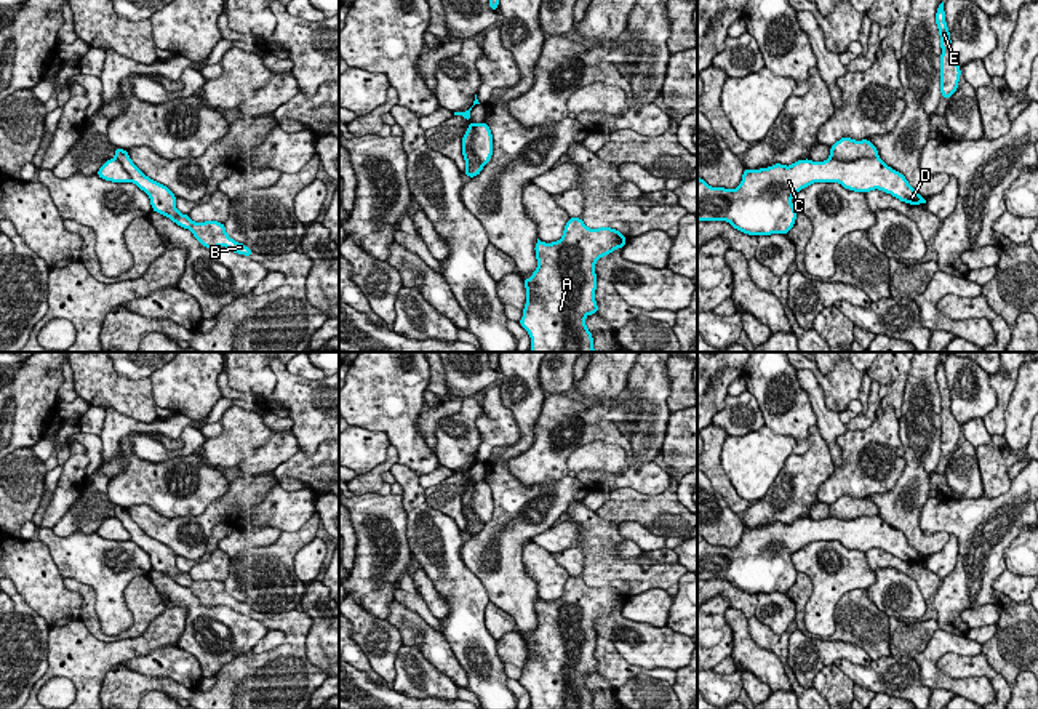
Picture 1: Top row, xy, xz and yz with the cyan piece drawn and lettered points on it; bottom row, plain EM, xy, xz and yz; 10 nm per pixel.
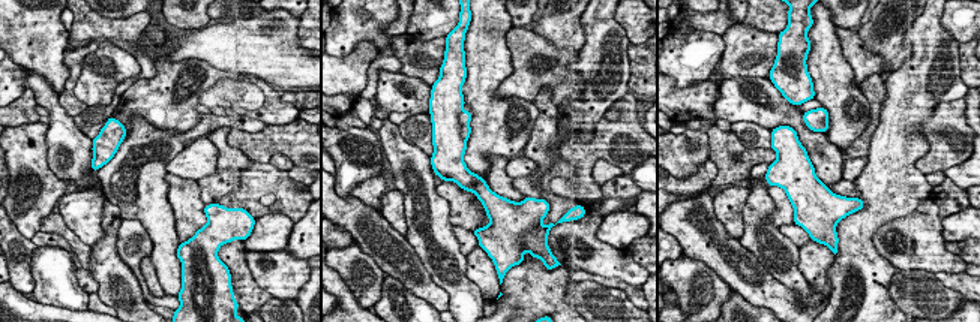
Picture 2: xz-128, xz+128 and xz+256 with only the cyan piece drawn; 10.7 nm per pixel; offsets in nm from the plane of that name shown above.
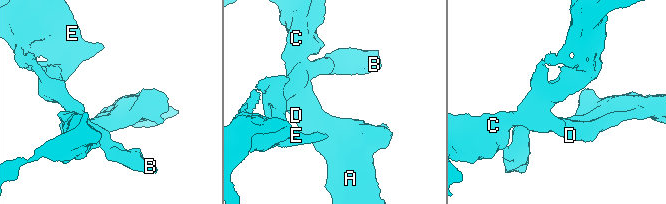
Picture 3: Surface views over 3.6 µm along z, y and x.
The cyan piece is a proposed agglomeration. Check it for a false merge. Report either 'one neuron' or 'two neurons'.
two neurons

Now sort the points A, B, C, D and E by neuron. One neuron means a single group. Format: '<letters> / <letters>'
A C D / B E

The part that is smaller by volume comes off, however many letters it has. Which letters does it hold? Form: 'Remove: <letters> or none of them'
Remove: B, E

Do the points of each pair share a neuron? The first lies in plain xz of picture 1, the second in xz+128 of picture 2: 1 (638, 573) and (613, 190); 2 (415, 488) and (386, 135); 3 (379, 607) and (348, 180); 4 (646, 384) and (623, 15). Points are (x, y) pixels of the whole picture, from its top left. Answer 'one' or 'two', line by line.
1: two
2: one
3: one
4: two

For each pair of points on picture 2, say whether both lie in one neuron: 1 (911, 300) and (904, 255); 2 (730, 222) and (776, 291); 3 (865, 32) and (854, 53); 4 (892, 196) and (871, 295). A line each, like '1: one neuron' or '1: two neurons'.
1: two neurons
2: two neurons
3: two neurons
4: one neuron

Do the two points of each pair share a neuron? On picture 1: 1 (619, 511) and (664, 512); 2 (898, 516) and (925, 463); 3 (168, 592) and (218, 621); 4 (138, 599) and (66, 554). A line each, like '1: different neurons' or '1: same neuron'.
1: same neuron
2: same neuron
3: same neuron
4: different neurons

